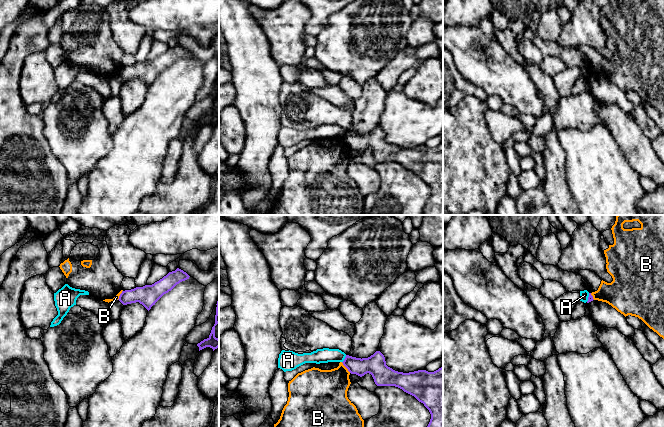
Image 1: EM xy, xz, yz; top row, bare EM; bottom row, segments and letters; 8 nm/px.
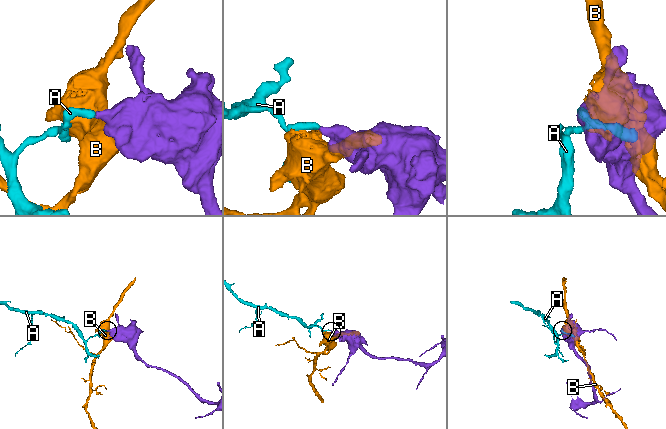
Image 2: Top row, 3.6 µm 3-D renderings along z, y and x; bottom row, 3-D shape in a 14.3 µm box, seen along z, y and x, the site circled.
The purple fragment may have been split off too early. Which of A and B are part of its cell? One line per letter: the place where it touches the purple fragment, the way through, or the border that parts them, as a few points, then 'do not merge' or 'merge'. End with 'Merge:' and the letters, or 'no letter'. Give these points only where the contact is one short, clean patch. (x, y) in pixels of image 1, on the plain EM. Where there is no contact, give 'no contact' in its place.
A: xz (344, 135) | along xz (346, 131), (342, 138) | do not merge
B: xz (345, 142) | along xz (341, 138), (350, 148) | do not merge
Merge: no letter

